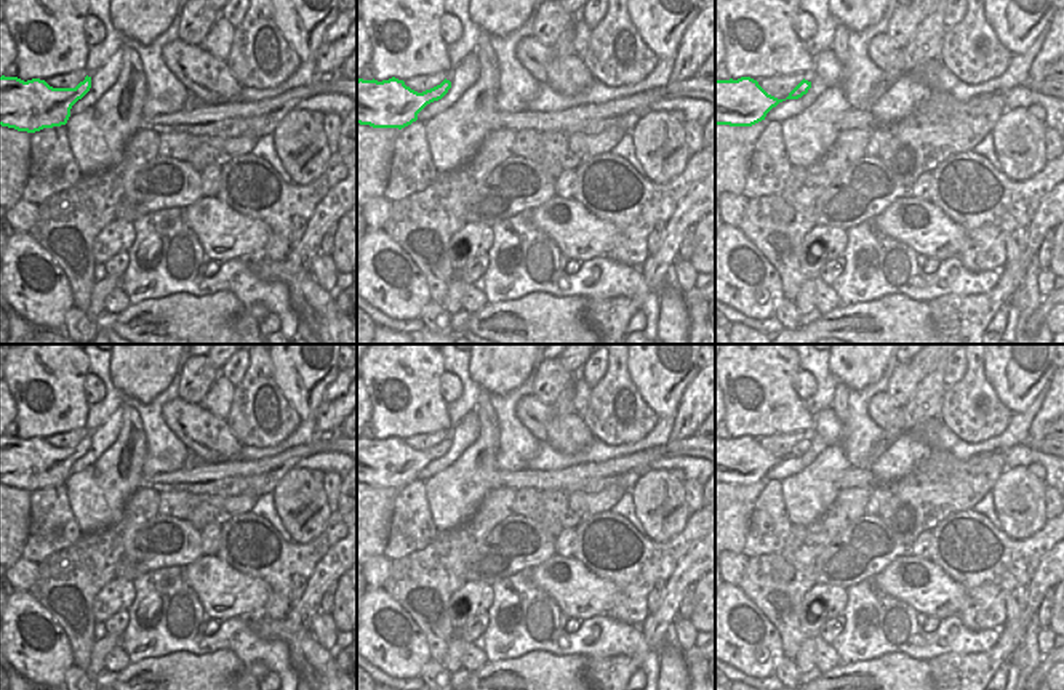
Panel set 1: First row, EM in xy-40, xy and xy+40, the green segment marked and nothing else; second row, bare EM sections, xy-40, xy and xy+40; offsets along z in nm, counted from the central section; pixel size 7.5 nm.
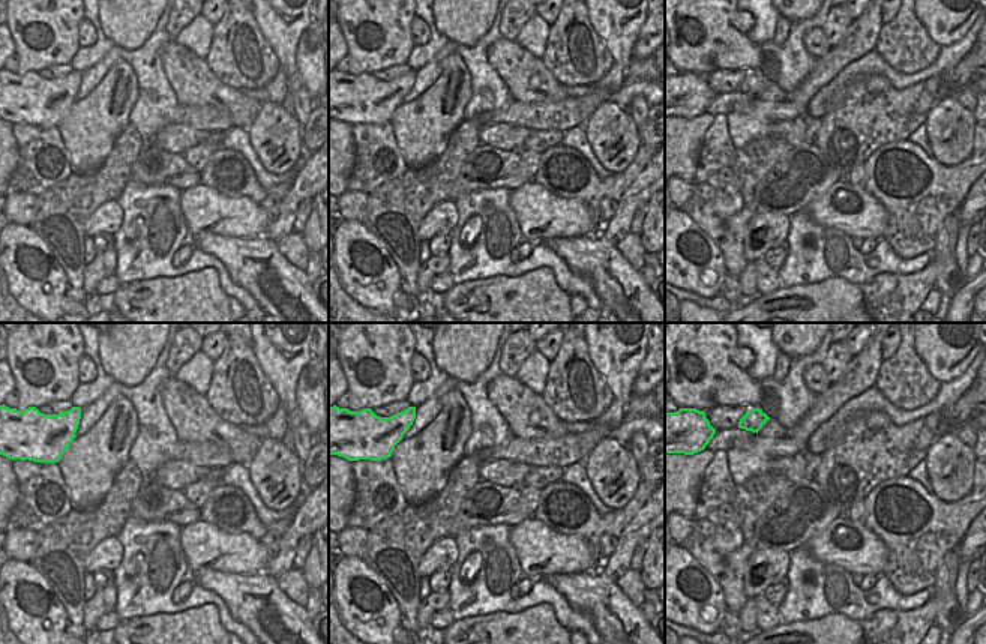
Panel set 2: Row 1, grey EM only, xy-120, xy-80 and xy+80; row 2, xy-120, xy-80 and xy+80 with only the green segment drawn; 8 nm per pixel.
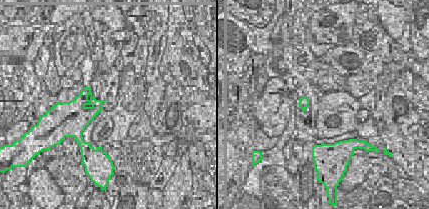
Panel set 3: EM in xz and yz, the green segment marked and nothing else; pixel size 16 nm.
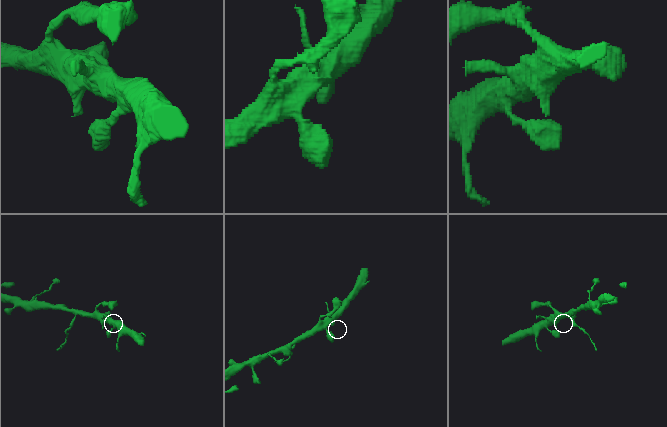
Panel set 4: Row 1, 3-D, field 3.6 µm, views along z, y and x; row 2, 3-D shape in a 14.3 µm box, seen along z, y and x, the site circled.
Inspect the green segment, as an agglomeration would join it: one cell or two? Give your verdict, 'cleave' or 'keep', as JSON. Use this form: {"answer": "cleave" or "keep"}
{"answer": "keep"}

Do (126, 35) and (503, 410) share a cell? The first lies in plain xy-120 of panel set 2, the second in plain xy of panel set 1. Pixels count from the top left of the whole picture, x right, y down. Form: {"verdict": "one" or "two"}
{"verdict": "two"}

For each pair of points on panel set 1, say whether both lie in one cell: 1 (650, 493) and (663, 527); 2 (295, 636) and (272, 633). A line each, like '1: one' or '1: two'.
1: one
2: one

